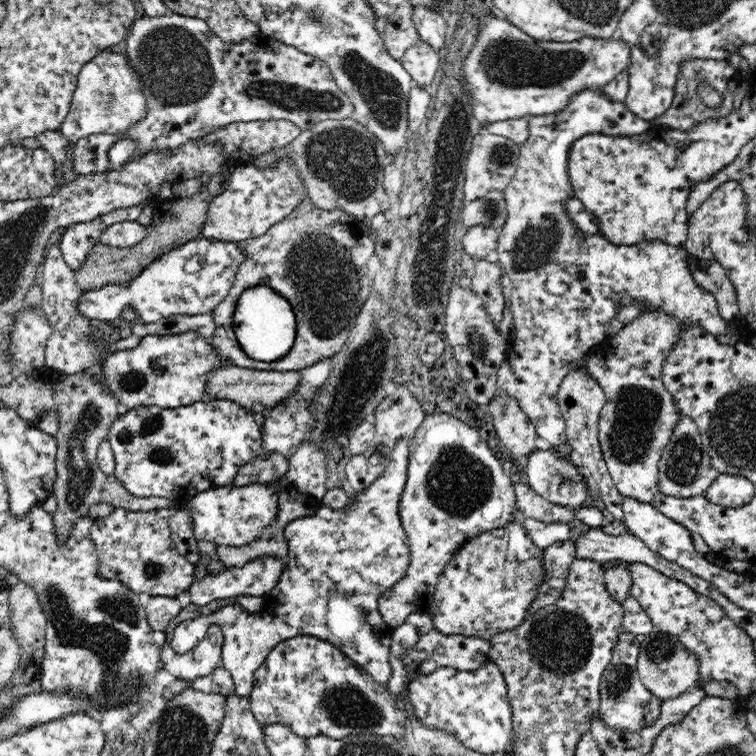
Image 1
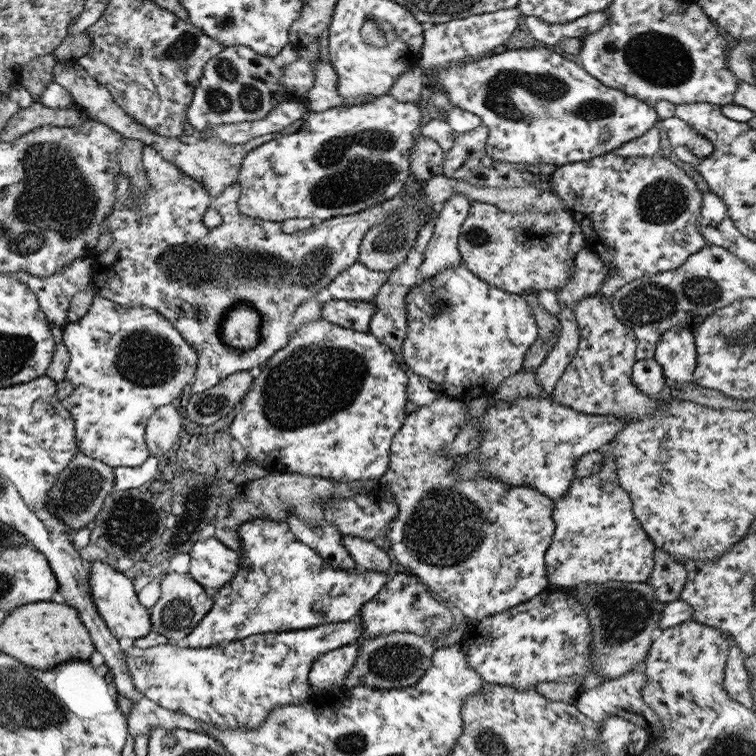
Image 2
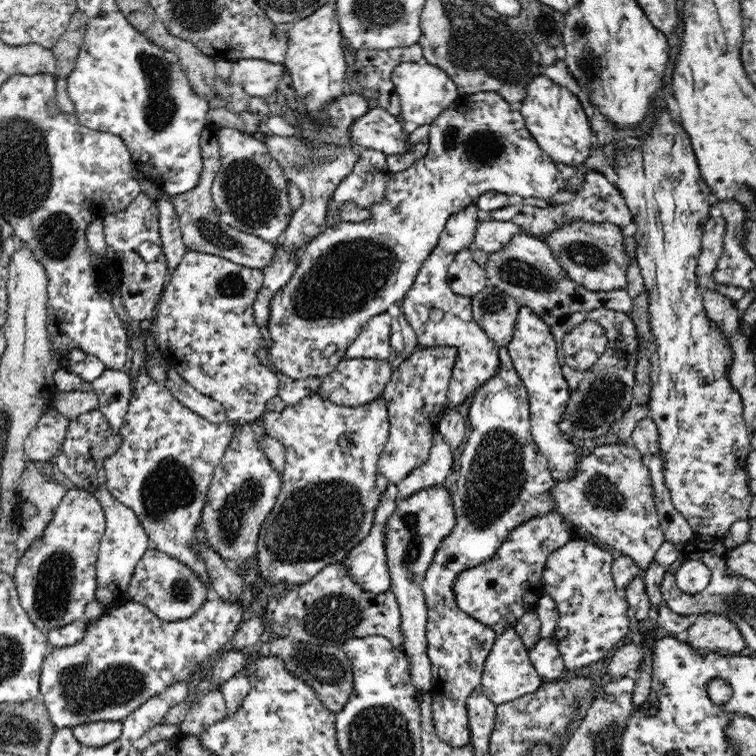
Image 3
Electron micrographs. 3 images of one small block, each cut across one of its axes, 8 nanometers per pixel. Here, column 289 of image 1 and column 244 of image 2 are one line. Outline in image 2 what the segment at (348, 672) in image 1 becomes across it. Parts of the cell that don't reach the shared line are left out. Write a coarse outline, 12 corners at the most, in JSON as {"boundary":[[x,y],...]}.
{"boundary":[[359,617],[227,646],[127,648],[134,688],[229,729],[309,698]]}

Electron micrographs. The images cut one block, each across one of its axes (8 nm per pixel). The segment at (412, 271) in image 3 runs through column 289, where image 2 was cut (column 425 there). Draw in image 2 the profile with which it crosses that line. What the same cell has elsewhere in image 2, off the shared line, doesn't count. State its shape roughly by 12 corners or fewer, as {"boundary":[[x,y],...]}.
{"boundary":[[463,264],[405,296],[402,366],[462,403],[522,368],[531,306]]}

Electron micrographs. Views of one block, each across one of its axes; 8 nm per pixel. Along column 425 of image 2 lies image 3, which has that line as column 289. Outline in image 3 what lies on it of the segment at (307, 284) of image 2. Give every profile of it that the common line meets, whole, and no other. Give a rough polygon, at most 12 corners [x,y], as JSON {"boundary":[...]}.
{"boundary":[[215,128],[211,197],[230,227],[275,244],[293,212],[258,135]]}

